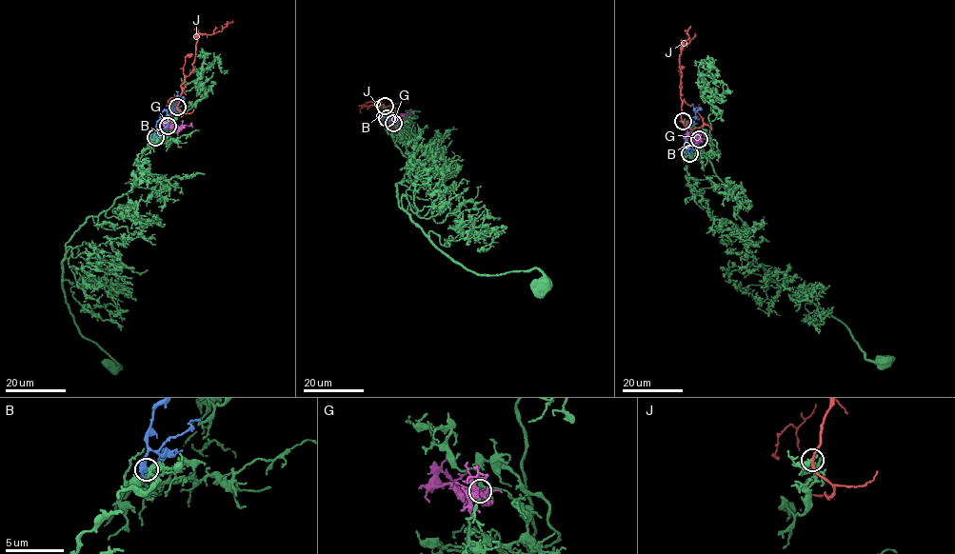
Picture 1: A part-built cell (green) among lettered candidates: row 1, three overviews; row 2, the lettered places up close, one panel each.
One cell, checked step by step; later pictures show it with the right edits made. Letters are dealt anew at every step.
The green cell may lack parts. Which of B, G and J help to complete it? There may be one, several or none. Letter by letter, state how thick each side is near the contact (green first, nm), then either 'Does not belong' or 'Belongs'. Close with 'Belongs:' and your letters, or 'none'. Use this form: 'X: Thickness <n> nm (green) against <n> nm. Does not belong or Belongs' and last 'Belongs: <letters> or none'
B: Thickness 260 nm (green) against 440 nm. Does not belong
G: Thickness 240 nm (green) against 420 nm. Belongs
J: Thickness 300 nm (green) against 180 nm. Does not belong
Belongs: G

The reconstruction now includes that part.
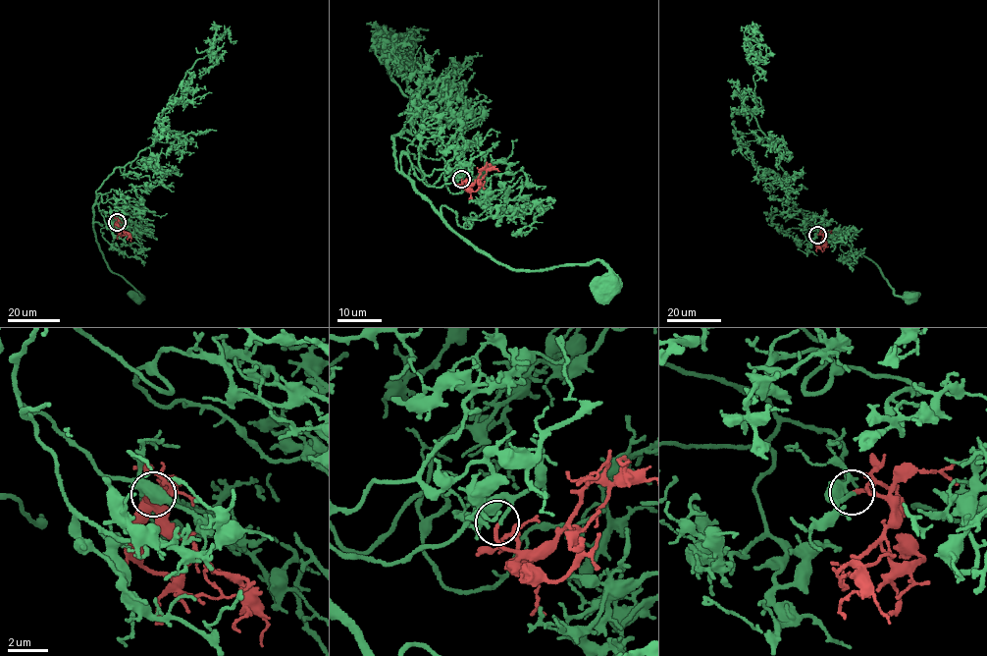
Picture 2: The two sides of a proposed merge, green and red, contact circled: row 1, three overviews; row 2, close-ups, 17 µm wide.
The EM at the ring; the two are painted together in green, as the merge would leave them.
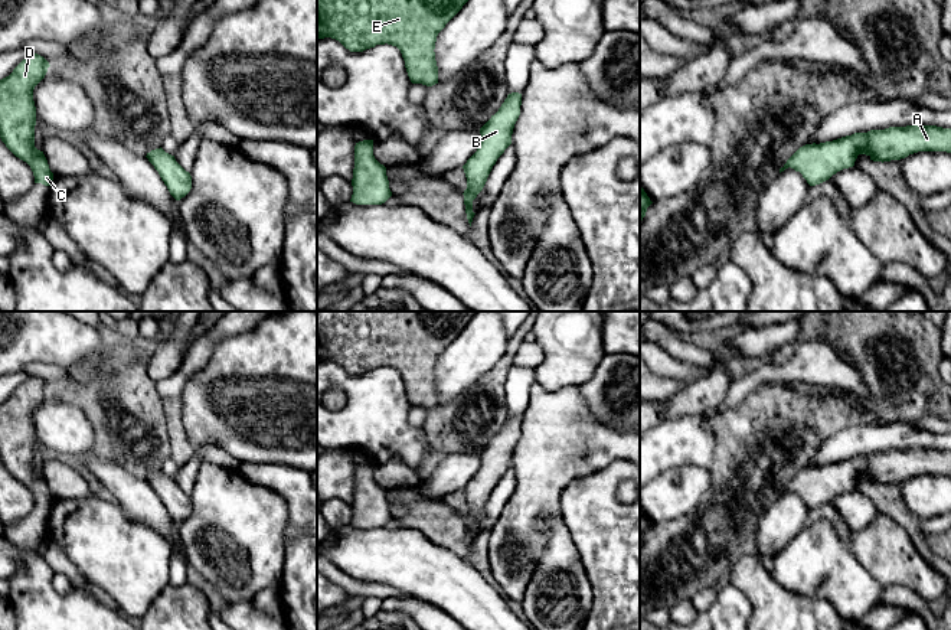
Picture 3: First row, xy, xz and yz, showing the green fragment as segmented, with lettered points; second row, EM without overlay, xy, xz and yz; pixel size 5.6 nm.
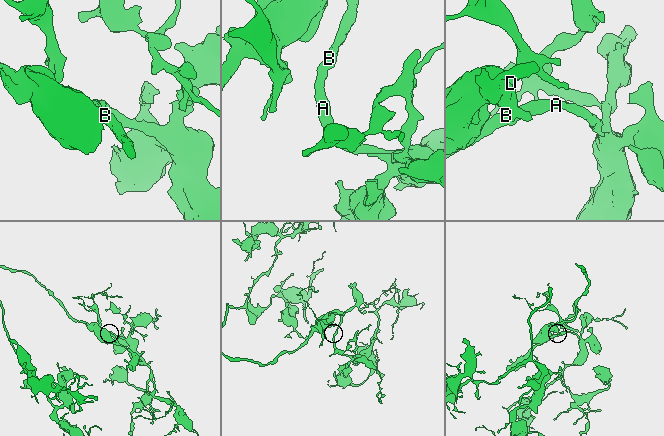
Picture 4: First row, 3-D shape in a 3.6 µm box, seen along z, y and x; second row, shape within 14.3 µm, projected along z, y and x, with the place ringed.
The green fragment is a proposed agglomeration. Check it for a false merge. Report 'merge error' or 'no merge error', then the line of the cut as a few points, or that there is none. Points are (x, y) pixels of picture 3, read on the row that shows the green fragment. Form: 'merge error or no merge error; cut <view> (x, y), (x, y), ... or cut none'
no merge error; cut none

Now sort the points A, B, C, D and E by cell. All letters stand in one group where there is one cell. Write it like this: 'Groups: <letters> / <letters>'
Groups: A B C D E

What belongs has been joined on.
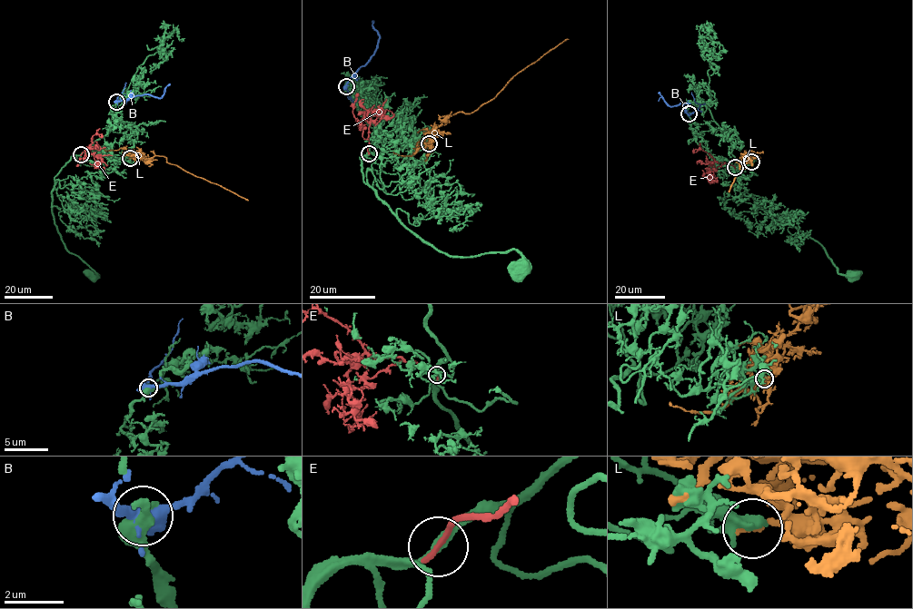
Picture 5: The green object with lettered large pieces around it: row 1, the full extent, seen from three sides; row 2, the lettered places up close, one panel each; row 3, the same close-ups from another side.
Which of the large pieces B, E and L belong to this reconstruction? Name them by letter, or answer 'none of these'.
E

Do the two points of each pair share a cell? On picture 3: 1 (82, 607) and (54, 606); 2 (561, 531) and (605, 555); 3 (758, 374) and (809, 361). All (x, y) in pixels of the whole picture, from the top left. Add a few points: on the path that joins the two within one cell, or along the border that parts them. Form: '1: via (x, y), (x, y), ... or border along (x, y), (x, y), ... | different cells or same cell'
1: via (75, 607), (61, 607) | same cell
2: border along (561, 516), (584, 568) | different cells
3: via (771, 372), (791, 372), (796, 369) | same cell

